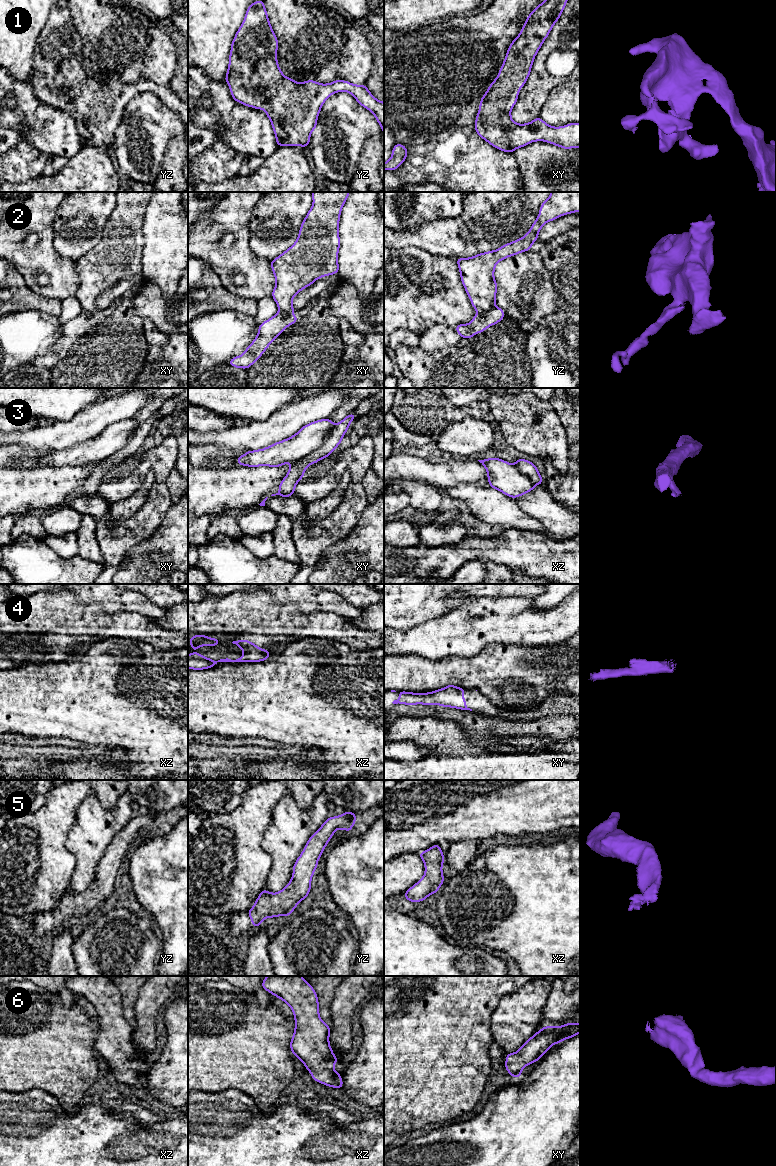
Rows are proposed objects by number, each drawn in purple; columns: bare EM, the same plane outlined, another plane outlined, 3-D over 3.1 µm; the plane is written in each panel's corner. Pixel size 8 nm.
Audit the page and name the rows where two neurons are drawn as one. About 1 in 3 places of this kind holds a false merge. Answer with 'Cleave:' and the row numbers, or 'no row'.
Cleave: 2, 3

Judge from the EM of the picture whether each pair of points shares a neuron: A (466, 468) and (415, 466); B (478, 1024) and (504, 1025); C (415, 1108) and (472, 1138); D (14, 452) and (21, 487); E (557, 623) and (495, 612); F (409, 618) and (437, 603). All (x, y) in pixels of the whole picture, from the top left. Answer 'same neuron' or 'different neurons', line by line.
A: same neuron
B: different neurons
C: different neurons
D: different neurons
E: same neuron
F: same neuron

